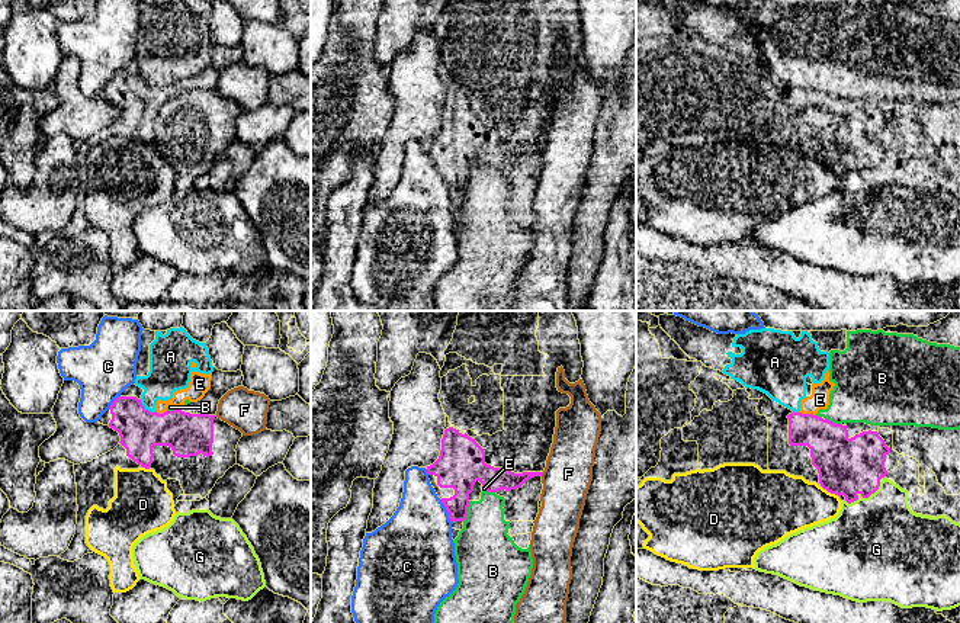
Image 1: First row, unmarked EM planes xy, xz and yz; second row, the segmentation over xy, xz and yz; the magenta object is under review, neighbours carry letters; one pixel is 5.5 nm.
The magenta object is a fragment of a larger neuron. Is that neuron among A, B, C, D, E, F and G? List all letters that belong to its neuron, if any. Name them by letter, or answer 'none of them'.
none of them

